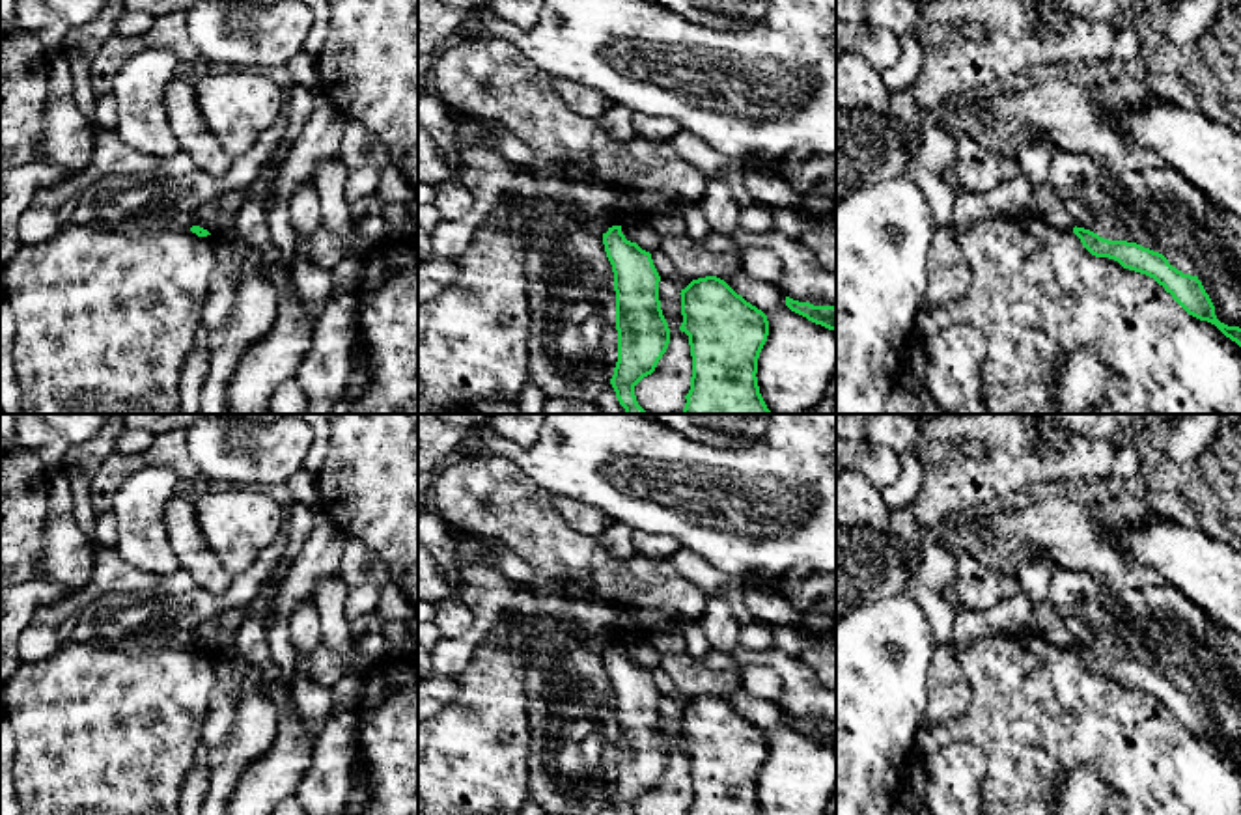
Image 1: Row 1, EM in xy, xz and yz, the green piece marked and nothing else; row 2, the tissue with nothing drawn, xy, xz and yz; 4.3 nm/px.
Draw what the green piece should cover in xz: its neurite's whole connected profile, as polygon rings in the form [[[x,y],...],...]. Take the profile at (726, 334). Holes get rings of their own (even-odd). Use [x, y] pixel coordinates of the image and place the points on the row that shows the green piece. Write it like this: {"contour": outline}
{"contour": [[[717,276],[692,280],[679,295],[679,330],[689,336],[692,356],[681,414],[773,414],[756,377],[767,315]]]}

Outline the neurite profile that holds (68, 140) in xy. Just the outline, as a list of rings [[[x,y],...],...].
[[[62,50],[50,54],[47,82],[45,131],[37,160],[82,173],[93,157],[95,131],[75,103],[71,62]]]

